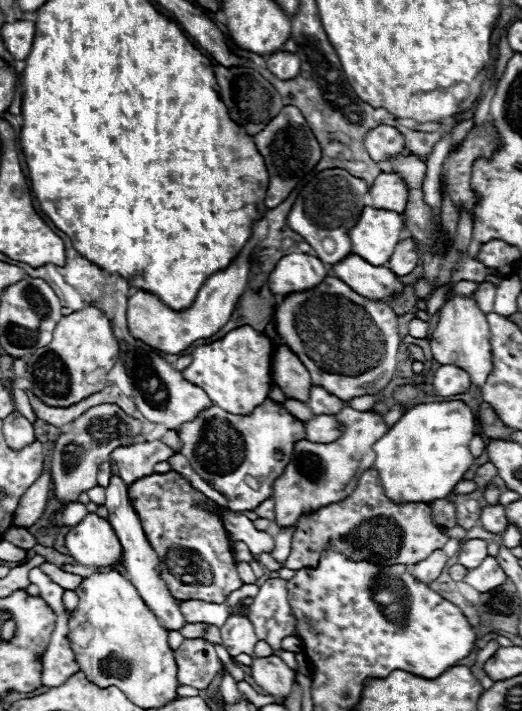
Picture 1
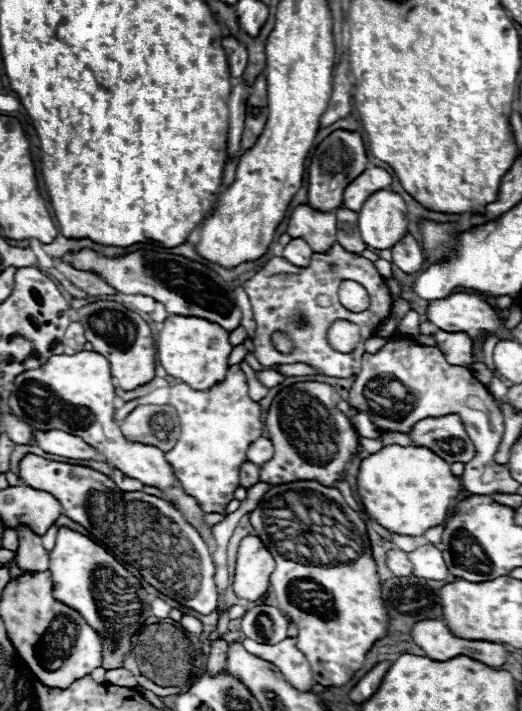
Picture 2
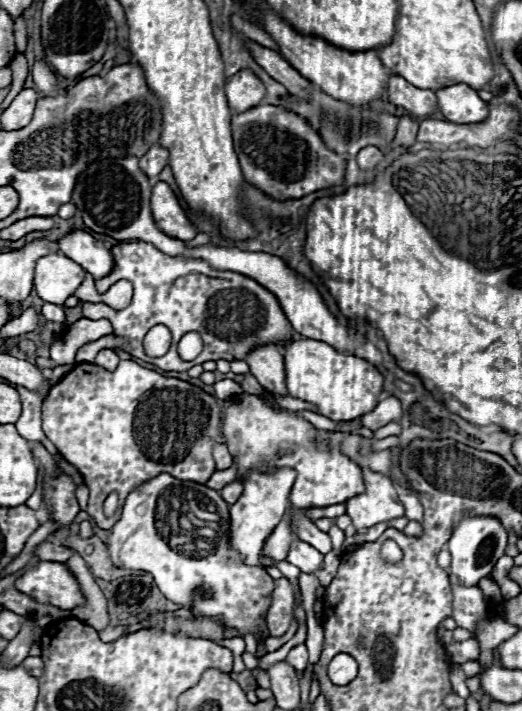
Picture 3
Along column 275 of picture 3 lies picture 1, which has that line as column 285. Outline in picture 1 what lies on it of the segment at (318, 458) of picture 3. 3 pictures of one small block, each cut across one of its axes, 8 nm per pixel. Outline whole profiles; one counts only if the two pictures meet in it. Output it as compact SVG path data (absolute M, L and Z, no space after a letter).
M270 398L256 406L248 416L236 416L218 406L206 408L196 420L182 424L176 434L182 444L178 452L204 482L226 496L228 506L234 512L254 510L272 496L272 484L288 466L294 444L306 438L304 422Z

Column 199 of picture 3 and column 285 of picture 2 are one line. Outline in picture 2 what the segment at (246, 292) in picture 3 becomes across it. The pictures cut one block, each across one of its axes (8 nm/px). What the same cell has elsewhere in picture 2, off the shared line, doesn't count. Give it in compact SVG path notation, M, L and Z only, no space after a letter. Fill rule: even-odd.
M332 244L332 248L326 254L314 252L308 268L292 266L288 260L274 256L266 262L266 266L262 270L258 270L242 286L250 298L252 314L254 314L254 322L256 322L254 354L256 354L258 362L266 368L276 366L276 364L302 362L302 364L316 368L324 376L332 376L332 378L348 378L348 376L356 376L360 372L360 358L364 354L364 342L376 332L378 324L390 314L390 302L392 302L390 292L384 284L384 278L378 274L374 264L362 256L356 256L348 250L344 250L340 244ZM332 262L336 264L334 268L330 268ZM342 280L354 280L368 290L370 306L364 312L354 314L340 304L338 288L340 288ZM334 320L348 320L348 322L354 322L360 326L360 344L348 356L340 356L326 342L328 326ZM276 330L288 334L294 340L296 350L294 350L292 358L280 356L280 352L276 352L272 348L270 336Z

